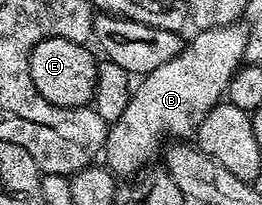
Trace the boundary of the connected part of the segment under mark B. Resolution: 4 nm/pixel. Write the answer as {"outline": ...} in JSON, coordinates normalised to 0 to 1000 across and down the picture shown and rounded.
{"outline":[[[924,112],[744,156],[740,200],[714,195],[672,288],[641,288],[626,327],[595,327],[595,346],[553,361],[531,390],[542,400],[508,420],[473,561],[408,624],[405,820],[454,868],[496,863],[534,839],[599,746],[607,761],[637,678],[737,673],[794,541],[851,488],[893,351],[927,312],[939,166]]]}

